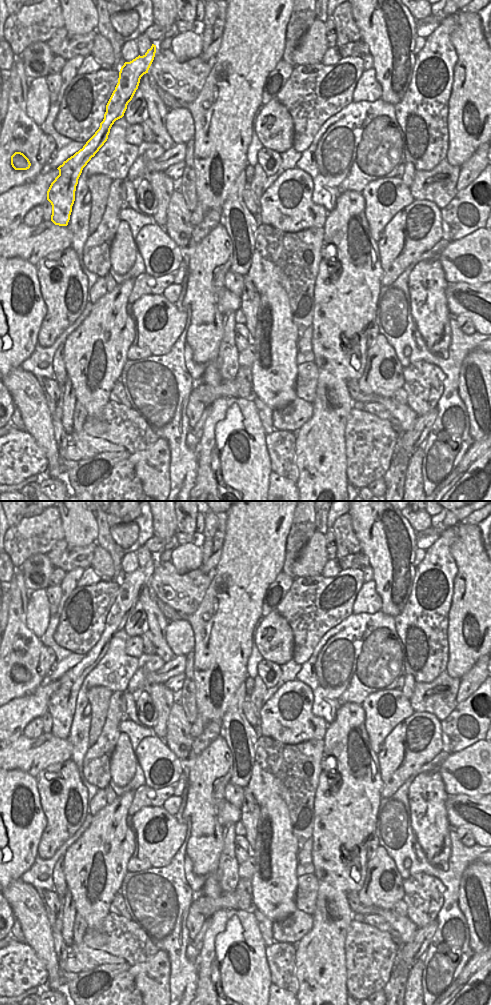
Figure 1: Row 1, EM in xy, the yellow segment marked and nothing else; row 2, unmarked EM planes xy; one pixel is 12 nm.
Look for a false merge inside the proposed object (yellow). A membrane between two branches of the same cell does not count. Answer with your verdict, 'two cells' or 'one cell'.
one cell

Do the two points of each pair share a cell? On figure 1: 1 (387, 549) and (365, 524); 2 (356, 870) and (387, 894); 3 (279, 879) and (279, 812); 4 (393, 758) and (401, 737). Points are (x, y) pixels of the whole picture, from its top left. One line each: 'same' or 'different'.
1: same
2: different
3: same
4: same

